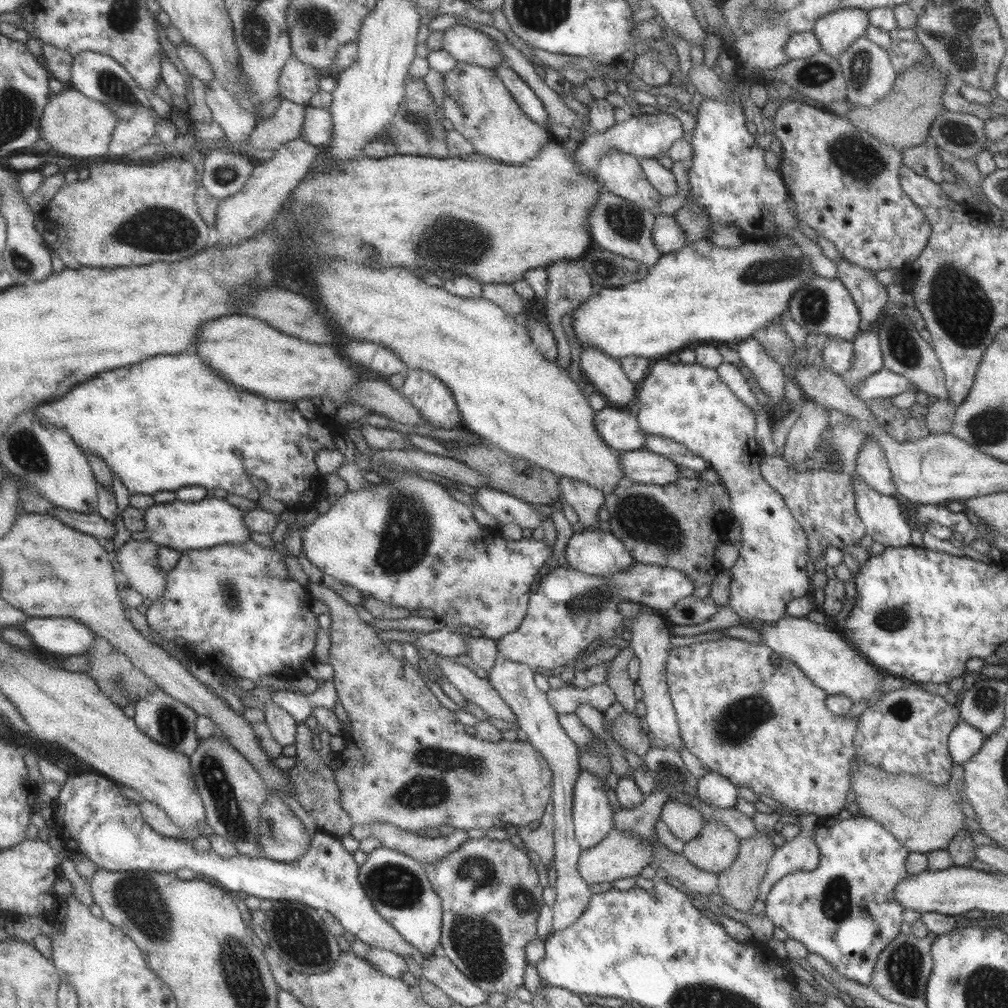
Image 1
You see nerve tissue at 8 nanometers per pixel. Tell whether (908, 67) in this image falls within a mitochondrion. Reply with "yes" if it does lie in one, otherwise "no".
no

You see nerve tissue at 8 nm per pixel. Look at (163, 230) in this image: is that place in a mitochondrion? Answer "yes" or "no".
yes

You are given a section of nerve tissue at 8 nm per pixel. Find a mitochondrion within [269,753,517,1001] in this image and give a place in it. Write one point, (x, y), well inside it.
(477, 944)

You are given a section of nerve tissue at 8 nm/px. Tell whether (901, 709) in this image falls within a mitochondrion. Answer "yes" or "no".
yes

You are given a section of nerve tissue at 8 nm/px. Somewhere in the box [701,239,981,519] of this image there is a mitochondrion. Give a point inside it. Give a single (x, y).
(902, 343)

